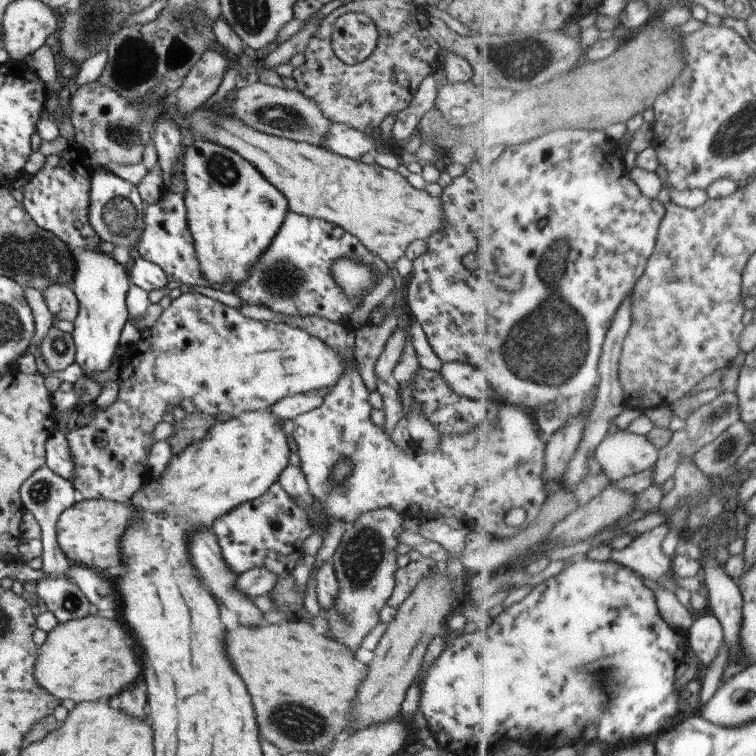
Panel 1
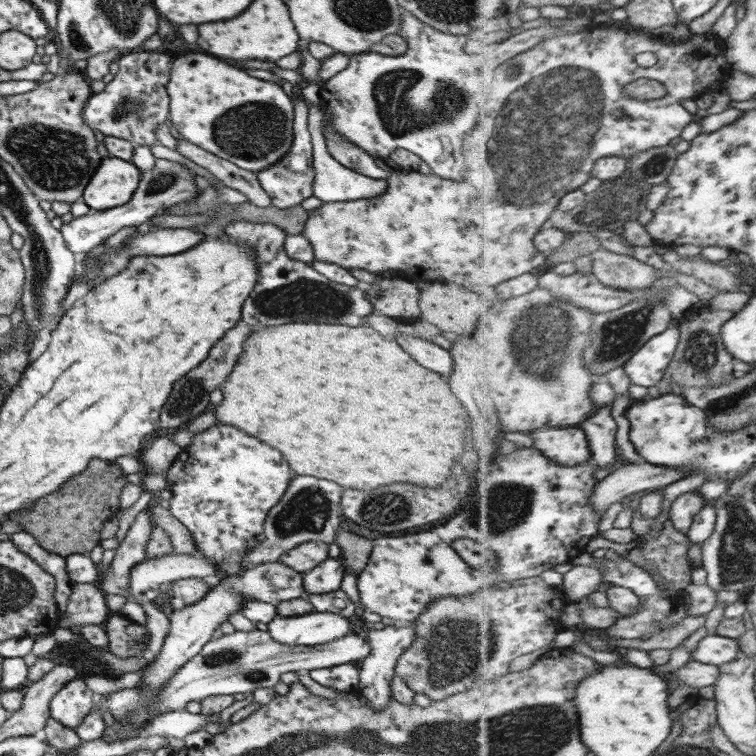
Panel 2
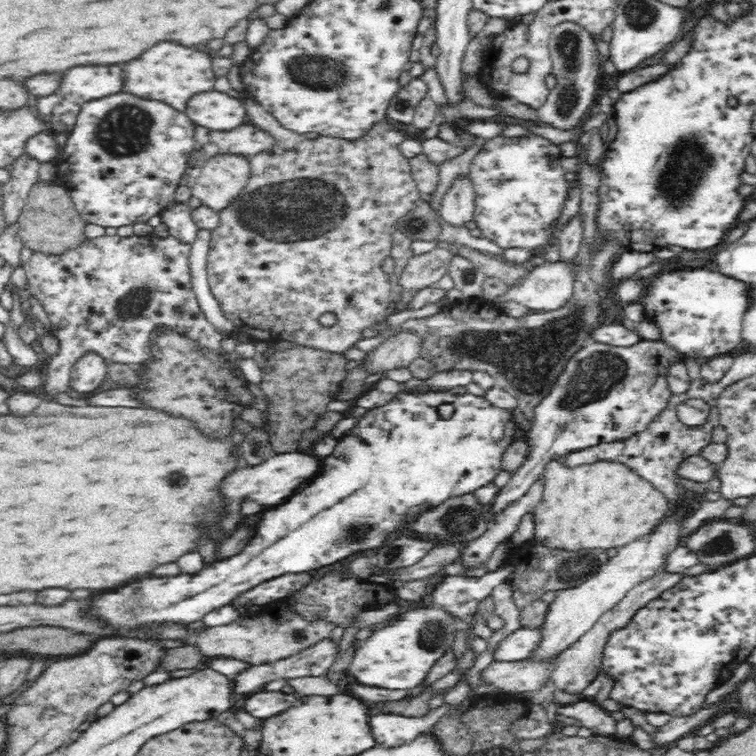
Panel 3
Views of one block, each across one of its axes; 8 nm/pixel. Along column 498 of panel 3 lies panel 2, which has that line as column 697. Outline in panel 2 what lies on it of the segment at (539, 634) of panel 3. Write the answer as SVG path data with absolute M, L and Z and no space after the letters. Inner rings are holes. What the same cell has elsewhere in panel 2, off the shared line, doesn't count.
M716 634L702 639L693 652L693 657L704 664L715 664L722 667L723 664L739 659L741 652L742 648L740 648L738 639Z

